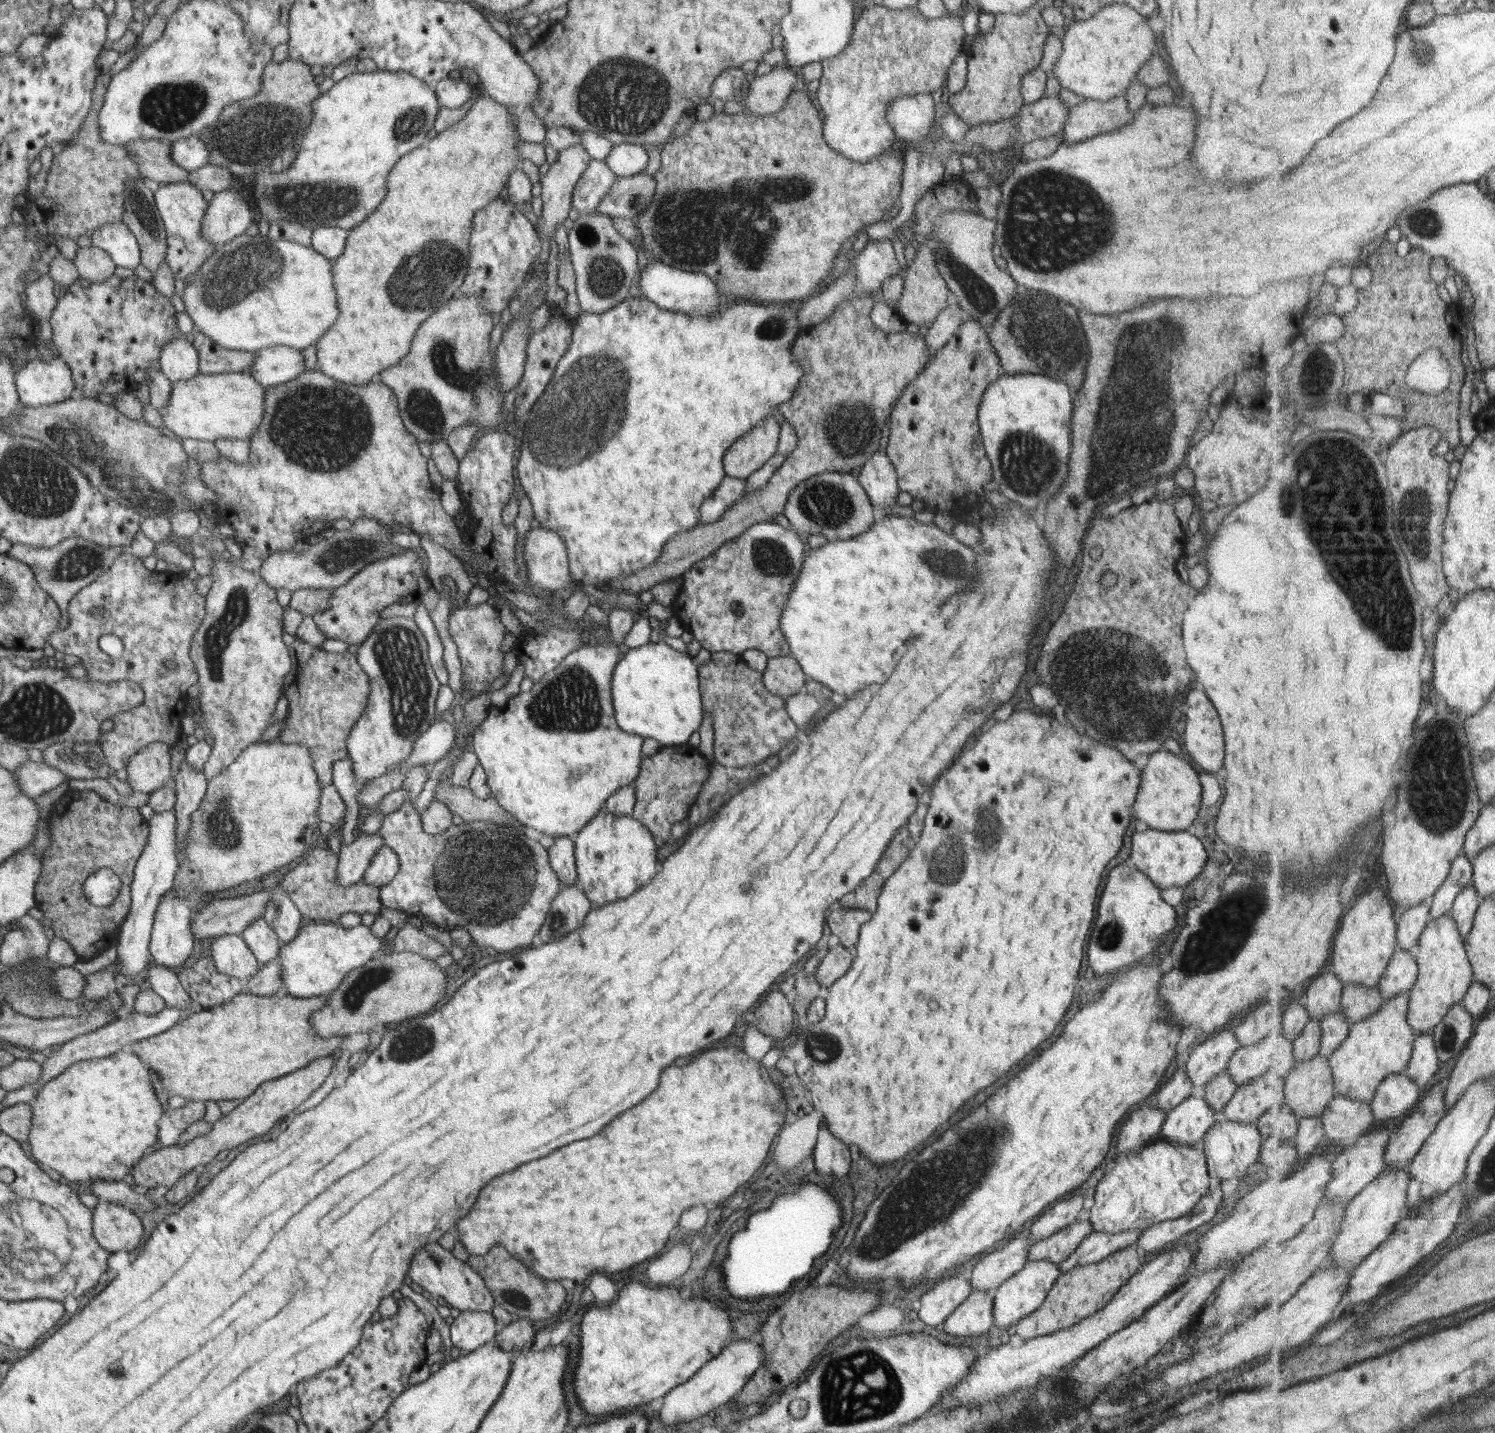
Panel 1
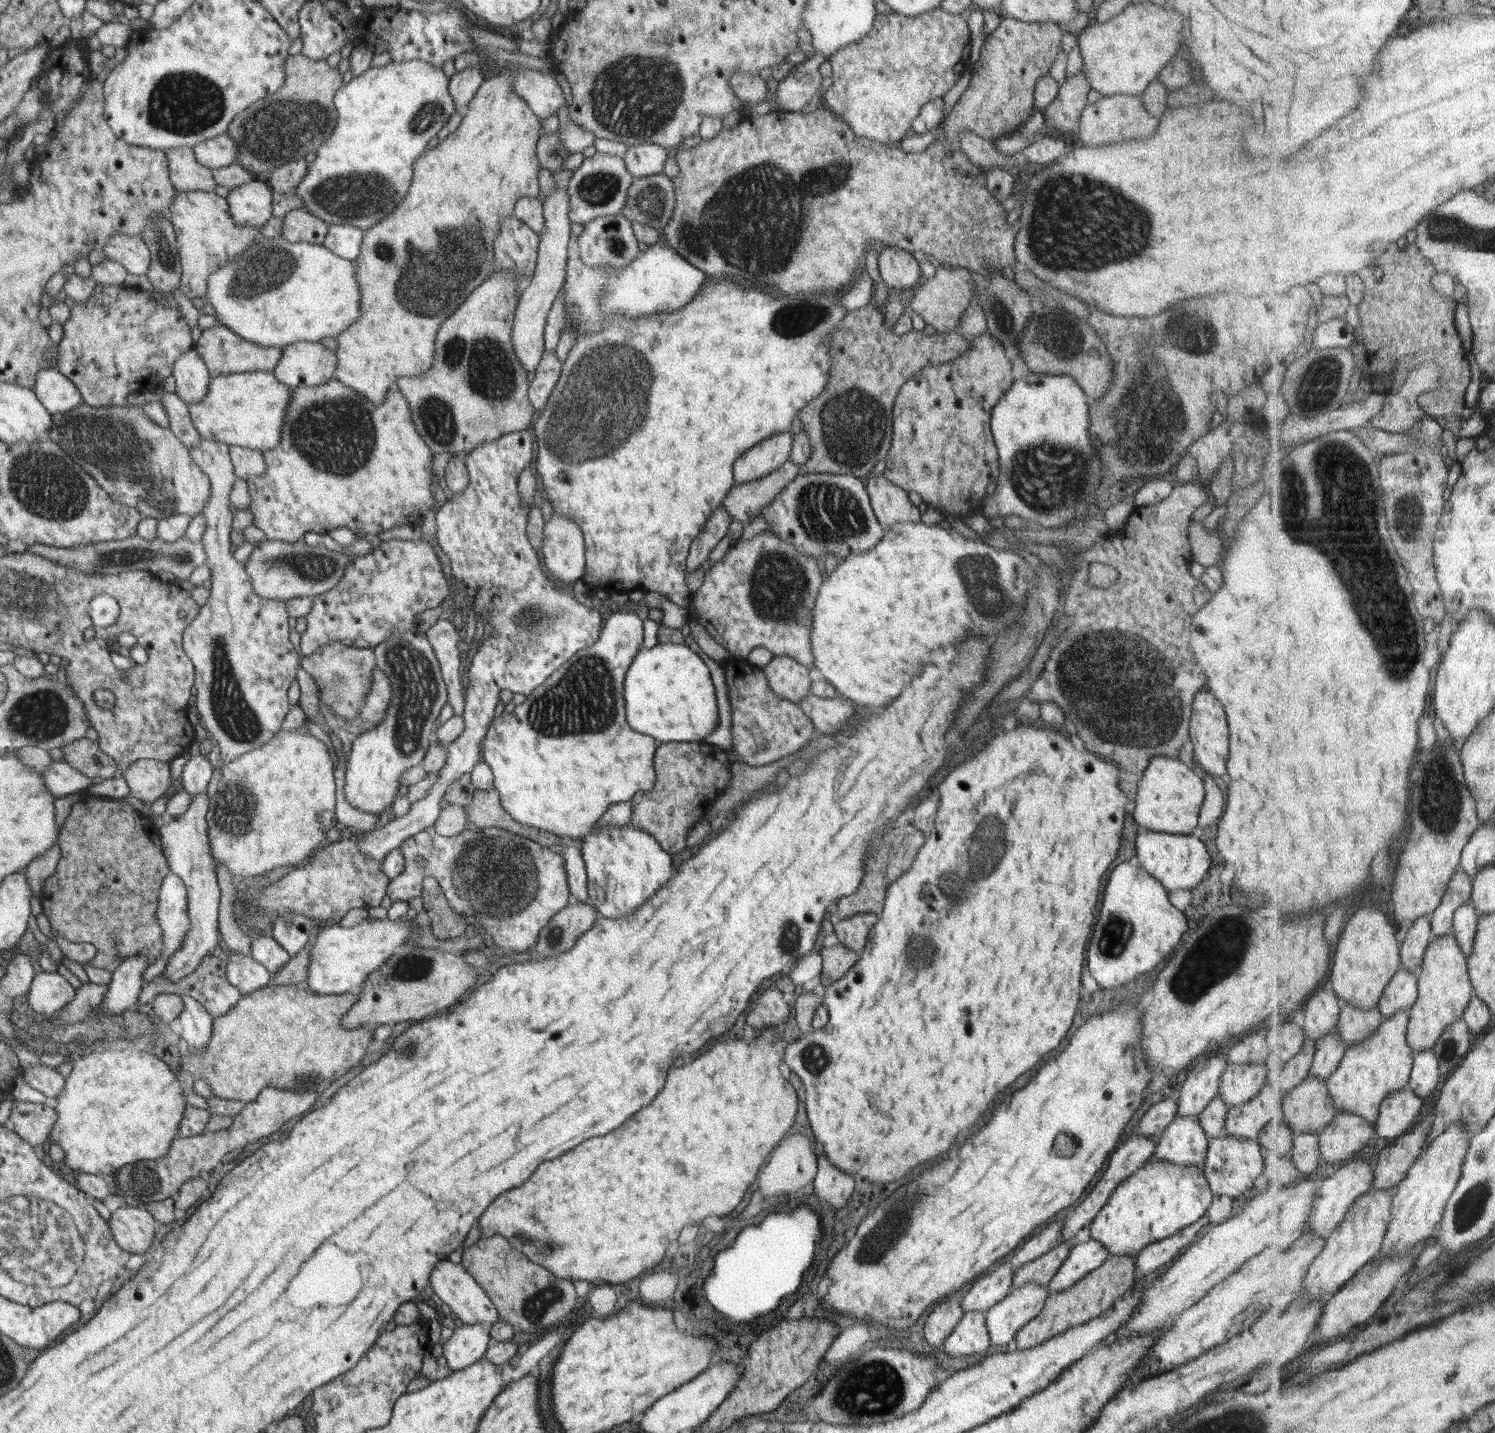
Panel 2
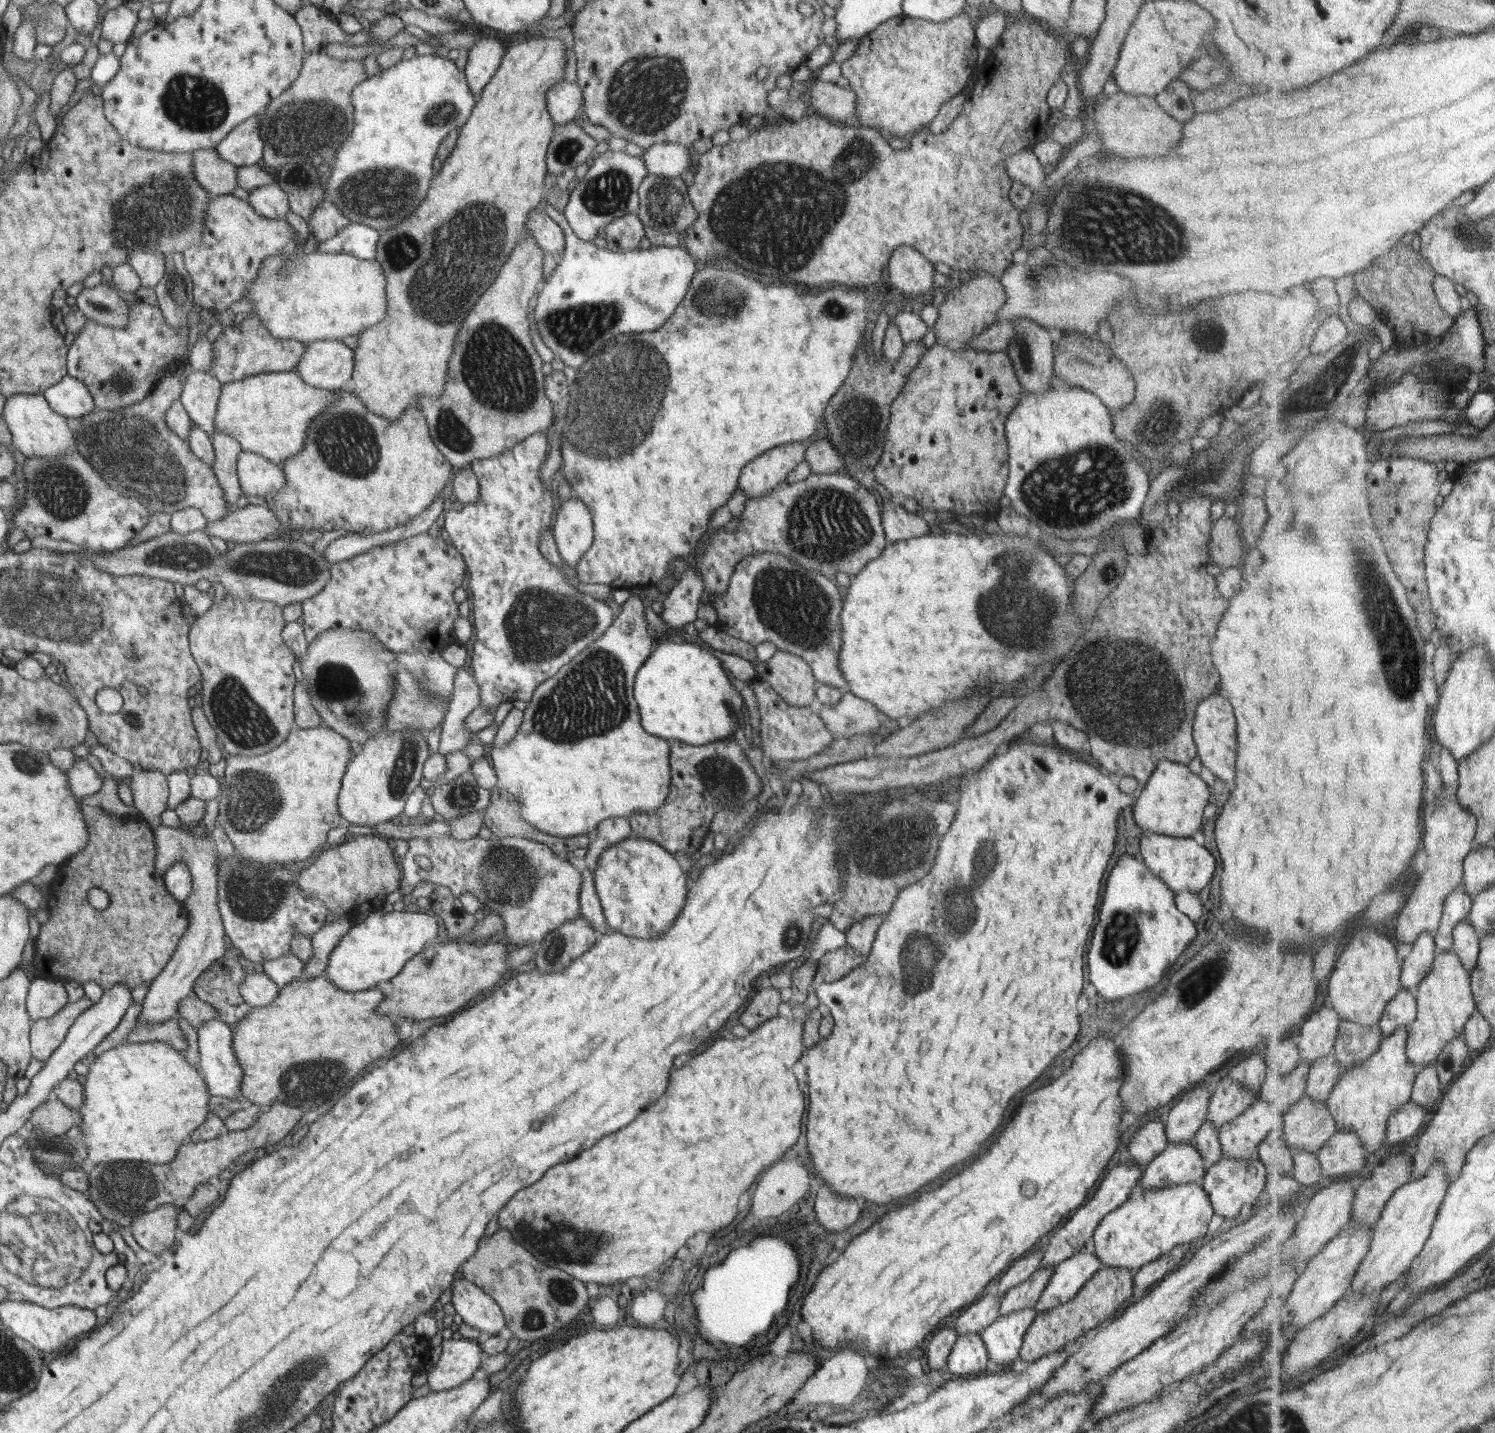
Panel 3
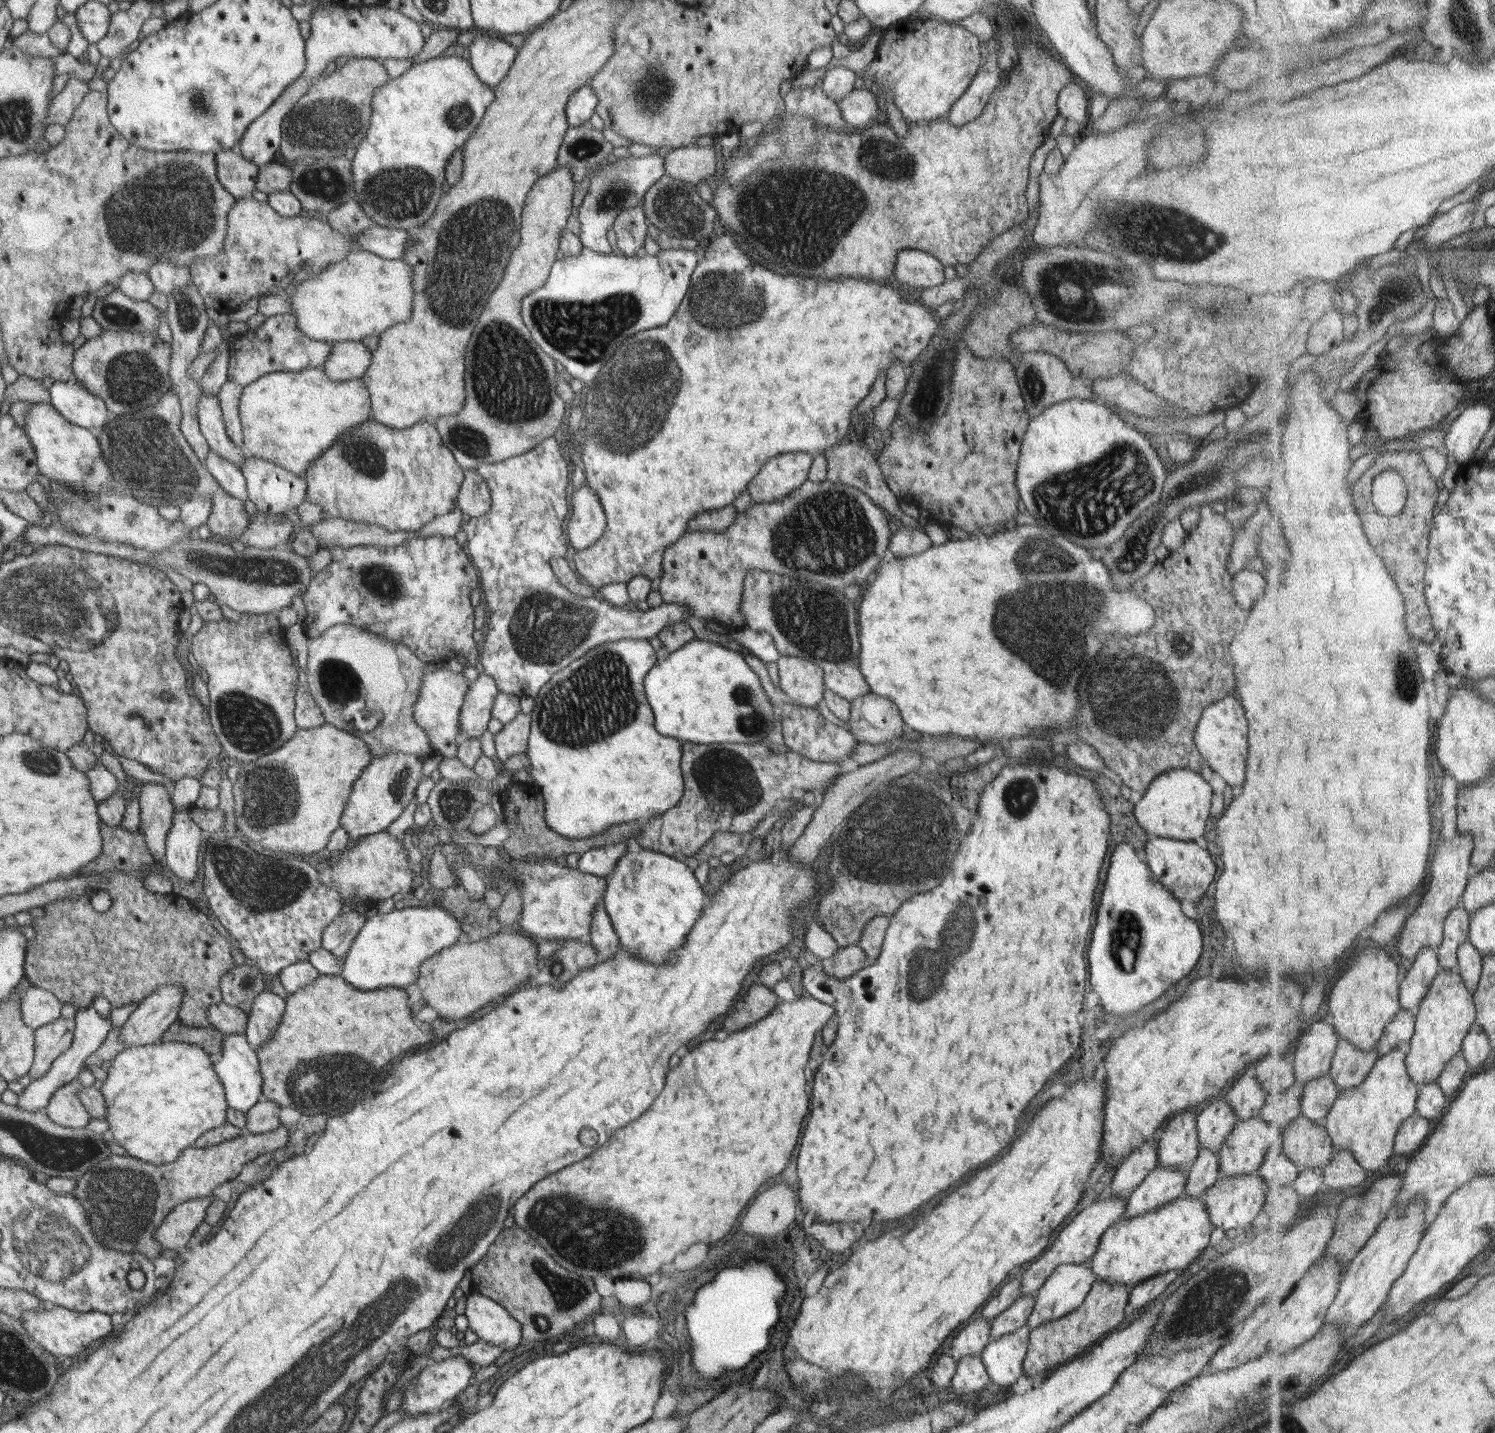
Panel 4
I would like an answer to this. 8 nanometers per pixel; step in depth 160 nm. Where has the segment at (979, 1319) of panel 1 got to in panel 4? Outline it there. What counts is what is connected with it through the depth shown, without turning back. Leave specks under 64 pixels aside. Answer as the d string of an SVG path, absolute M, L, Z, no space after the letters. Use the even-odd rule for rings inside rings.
M969 1354L957 1362L951 1387L955 1394L970 1396L982 1392L990 1384L989 1374L982 1362L981 1355Z

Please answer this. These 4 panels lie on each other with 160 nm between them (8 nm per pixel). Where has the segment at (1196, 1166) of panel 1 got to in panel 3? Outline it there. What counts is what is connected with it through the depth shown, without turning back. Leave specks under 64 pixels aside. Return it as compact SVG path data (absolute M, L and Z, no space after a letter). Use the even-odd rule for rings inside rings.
M1199 1182L1149 1190L1141 1188L1142 1186L1144 1185L1138 1184L1131 1191L1128 1200L1120 1208L1108 1213L1094 1231L1095 1254L1104 1266L1118 1266L1135 1272L1145 1264L1159 1260L1179 1244L1188 1247L1194 1240L1205 1236L1208 1230L1208 1223L1214 1212L1209 1196Z

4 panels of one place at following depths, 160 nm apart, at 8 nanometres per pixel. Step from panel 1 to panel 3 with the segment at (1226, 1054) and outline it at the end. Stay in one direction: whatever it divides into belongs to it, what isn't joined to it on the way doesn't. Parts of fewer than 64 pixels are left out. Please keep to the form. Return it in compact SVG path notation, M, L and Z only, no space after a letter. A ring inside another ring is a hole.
M1205 1081L1186 1092L1170 1109L1166 1118L1168 1143L1190 1143L1207 1119L1211 1097L1210 1085Z

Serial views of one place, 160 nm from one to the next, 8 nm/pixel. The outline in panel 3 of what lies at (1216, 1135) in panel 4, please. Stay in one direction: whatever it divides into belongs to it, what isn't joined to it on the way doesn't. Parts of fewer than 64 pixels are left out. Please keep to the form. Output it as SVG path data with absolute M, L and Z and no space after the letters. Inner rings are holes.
M1225 1072L1220 1073L1218 1078L1216 1090L1210 1097L1207 1120L1219 1130L1222 1125L1228 1125L1232 1119L1243 1114L1255 1101L1255 1094L1253 1090L1234 1082Z

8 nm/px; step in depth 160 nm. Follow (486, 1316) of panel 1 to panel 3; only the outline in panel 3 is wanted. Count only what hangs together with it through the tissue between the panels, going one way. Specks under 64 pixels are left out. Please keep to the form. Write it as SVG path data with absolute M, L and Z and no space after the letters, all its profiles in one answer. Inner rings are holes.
M446 1334L442 1341L440 1359L427 1372L430 1392L450 1390L464 1384L480 1371L483 1350L473 1339L452 1339Z

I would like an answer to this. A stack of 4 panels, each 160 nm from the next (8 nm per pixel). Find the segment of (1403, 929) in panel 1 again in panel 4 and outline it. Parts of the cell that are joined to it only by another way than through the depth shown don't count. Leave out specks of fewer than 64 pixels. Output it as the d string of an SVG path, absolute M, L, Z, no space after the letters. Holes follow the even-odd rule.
M1427 946L1412 964L1403 980L1401 999L1405 1008L1418 1011L1418 1008L1430 994L1434 981L1446 968L1437 953L1437 948Z

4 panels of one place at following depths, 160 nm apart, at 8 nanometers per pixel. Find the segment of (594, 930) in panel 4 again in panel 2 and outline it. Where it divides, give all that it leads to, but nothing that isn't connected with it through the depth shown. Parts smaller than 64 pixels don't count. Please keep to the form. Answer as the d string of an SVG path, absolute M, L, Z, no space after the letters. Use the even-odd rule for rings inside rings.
M576 845L566 847L563 858L572 899L590 903L583 852Z

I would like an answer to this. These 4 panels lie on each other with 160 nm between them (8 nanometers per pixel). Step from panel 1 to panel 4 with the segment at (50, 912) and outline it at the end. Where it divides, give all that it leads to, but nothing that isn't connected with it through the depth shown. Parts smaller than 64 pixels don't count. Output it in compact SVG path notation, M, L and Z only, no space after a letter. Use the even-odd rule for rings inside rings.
M101 821L101 834L104 837L104 850L101 852L101 856L88 864L86 868L83 866L77 874L77 876L84 876L88 872L90 875L96 875L97 882L87 886L87 891L81 896L66 900L64 913L56 914L54 912L54 918L58 918L58 928L62 932L64 932L64 928L70 930L70 942L64 942L62 956L64 958L74 956L76 960L86 962L86 964L84 964L84 968L48 970L48 968L44 968L44 960L36 960L34 964L42 972L32 974L34 964L28 962L28 954L26 954L27 984L52 991L52 994L59 996L64 1004L72 1004L79 1008L93 1005L95 998L100 994L109 1000L112 1008L122 1008L132 1000L139 1004L158 986L179 984L179 986L183 986L183 1004L179 1010L179 1020L189 1025L199 1035L201 1028L212 1028L207 1017L207 1010L212 1004L223 1001L221 980L237 965L232 957L230 944L224 937L215 934L216 928L210 924L210 920L205 922L204 915L200 914L194 908L193 902L187 898L178 895L176 891L158 894L147 889L143 882L144 876L146 876L146 872L152 870L155 860L147 847L144 835L139 830L130 832ZM98 890L108 891L112 899L110 908L114 906L114 922L130 922L130 932L116 932L116 928L98 926L98 918L100 918L100 922L104 922L106 918L102 918L102 916L110 916L110 914L106 914L108 910L98 912L91 905L91 893Z

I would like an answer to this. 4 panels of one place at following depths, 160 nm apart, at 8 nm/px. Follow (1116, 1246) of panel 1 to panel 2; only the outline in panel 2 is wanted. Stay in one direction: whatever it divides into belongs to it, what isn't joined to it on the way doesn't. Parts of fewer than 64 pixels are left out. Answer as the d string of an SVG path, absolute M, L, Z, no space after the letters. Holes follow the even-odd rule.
M1092 1238L1086 1243L1074 1244L1063 1266L1050 1280L1049 1292L1070 1288L1111 1256L1101 1242Z

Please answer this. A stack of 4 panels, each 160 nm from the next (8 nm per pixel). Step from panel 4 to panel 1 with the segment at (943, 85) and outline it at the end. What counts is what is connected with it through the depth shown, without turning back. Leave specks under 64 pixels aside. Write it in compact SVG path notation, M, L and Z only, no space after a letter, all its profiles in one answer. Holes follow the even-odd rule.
M869 3L855 21L850 44L840 54L821 61L823 71L816 98L825 120L823 137L829 147L844 158L860 164L870 162L872 158L888 151L897 137L887 121L887 110L892 101L905 95L928 95L945 88L942 84L946 83L949 66L965 49L965 39L966 31L961 17L947 15L928 18L916 7L892 10Z

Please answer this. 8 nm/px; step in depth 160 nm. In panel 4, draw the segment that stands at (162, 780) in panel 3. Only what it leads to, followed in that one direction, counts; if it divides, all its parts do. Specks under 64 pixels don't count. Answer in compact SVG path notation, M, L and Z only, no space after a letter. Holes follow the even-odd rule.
M158 783L144 784L138 802L141 810L139 831L144 835L153 859L163 862L164 852L167 852L166 834L171 830L172 816L175 816L168 792Z

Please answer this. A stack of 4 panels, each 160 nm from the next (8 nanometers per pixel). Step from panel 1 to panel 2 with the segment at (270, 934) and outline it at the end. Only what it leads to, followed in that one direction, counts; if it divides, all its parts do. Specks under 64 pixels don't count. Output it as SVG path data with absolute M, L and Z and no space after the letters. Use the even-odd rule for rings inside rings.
M257 934L251 939L252 957L267 967L271 974L276 974L291 959L289 952L286 952L273 936L270 934Z

